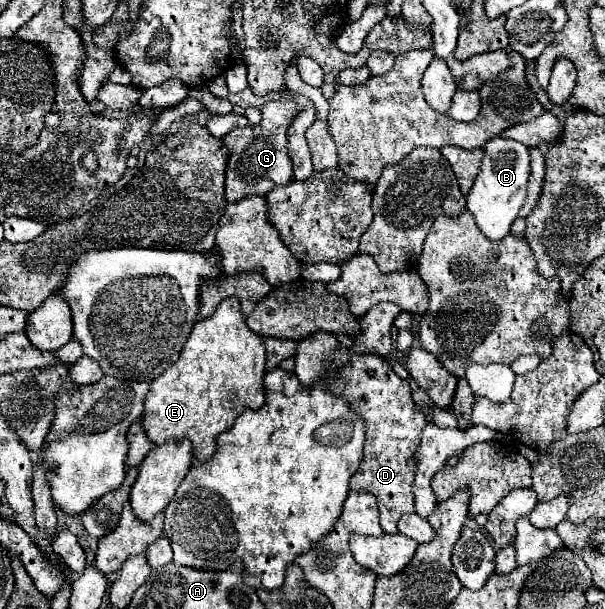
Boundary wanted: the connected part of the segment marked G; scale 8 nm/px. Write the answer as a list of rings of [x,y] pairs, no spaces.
[[[289,95],[271,97],[263,107],[263,119],[259,125],[247,125],[235,129],[223,137],[223,147],[229,149],[225,169],[225,201],[237,201],[243,197],[265,195],[275,185],[287,185],[293,179],[293,161],[287,153],[287,129],[299,115],[299,103]]]

